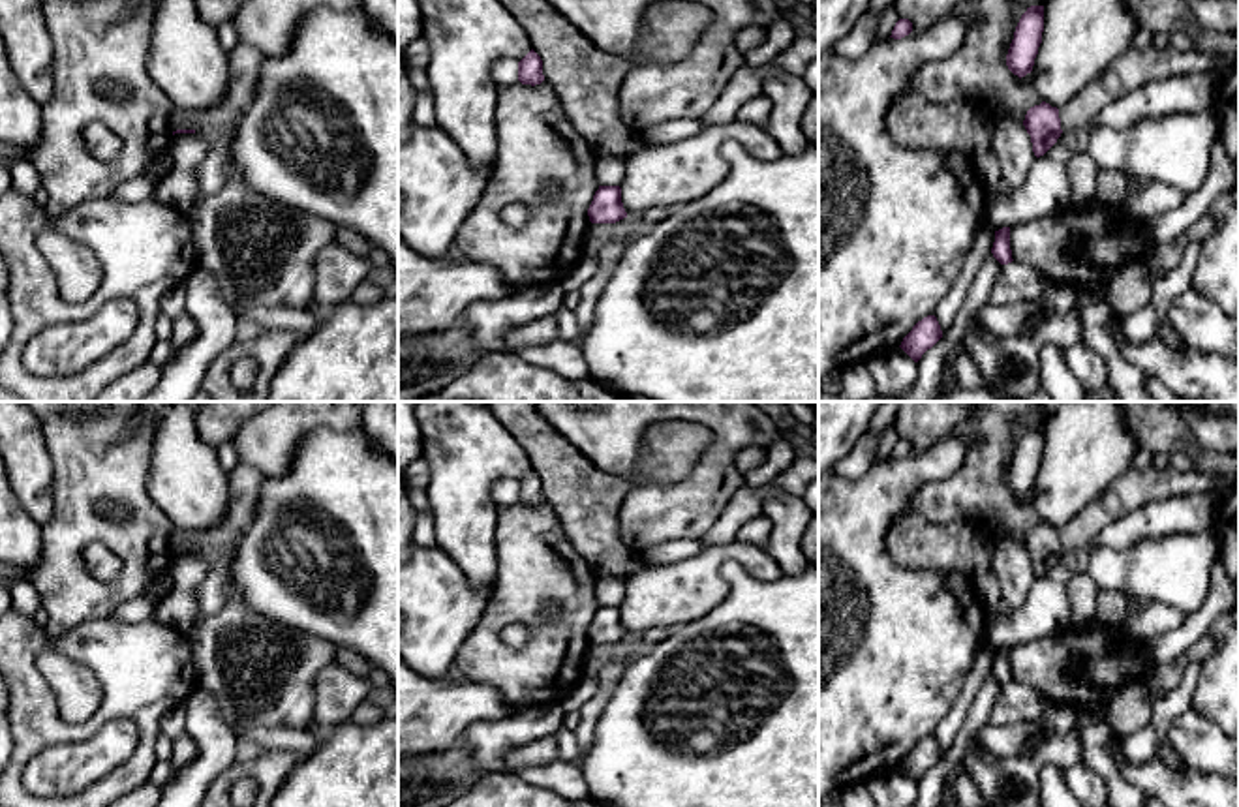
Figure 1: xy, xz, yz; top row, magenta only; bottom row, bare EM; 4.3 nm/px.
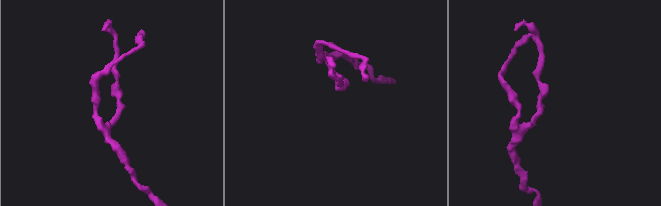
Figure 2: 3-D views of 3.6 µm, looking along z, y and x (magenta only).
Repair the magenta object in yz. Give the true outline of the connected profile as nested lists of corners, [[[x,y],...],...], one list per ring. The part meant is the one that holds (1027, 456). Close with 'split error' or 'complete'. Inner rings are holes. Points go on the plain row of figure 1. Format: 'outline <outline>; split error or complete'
outline [[[1031,426],[1021,435],[1006,475],[1008,490],[1019,499],[1032,492],[1044,452],[1044,426]]]; complete

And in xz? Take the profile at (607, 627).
outline [[[599,606],[588,629],[591,644],[616,644],[627,638],[620,606]]]; complete

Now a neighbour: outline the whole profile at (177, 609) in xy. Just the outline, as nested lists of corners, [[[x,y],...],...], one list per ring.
[[[199,552],[175,554],[169,567],[169,589],[160,597],[152,621],[188,634],[197,623],[197,587],[205,580],[210,557]]]

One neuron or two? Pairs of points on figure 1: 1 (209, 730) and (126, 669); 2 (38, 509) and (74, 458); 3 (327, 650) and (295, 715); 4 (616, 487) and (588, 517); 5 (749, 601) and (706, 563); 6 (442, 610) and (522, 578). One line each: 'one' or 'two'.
1: two
2: two
3: one
4: one
5: two
6: two

